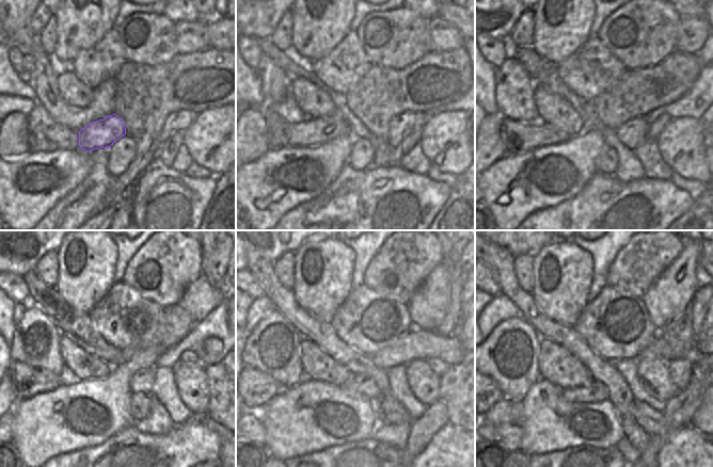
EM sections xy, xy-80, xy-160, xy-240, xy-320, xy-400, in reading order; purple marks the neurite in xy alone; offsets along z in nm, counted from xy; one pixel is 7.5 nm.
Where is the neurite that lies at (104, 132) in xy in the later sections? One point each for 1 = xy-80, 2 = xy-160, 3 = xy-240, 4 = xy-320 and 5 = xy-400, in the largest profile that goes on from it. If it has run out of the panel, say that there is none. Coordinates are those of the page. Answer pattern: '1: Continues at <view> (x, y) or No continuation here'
1: Continues at xy-80 (309, 132)
2: Continues at xy-160 (520, 138)
3: Continues at xy-240 (29, 381)
4: Continues at xy-320 (257, 388)
5: Continues at xy-400 (496, 395).

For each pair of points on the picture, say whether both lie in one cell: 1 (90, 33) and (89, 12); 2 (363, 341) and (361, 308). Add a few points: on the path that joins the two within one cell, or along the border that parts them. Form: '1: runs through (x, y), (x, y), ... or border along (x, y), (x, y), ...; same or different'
1: runs through (89, 28), (89, 17); same
2: runs through (362, 333), (361, 328), (364, 325), (364, 317); same

